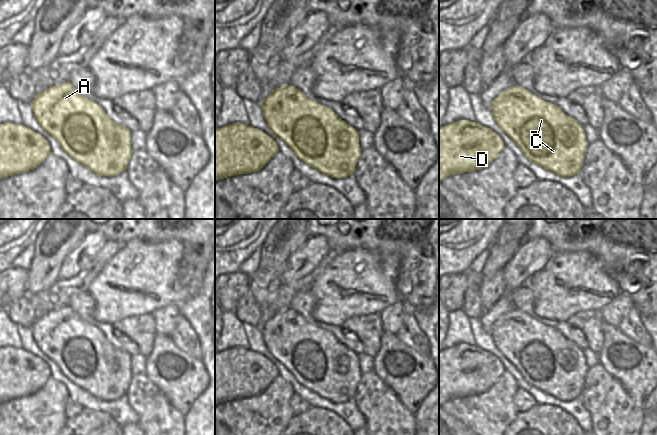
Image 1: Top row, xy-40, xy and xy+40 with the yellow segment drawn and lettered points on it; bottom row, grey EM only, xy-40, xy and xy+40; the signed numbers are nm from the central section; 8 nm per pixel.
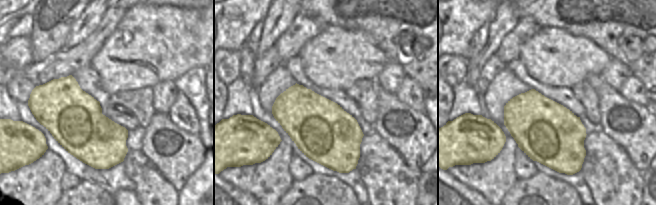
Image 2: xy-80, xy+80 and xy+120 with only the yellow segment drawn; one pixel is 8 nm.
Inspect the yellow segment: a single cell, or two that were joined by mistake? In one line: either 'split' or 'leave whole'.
leave whole

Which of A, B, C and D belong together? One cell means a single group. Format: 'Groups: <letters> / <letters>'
Groups: A B C D.

